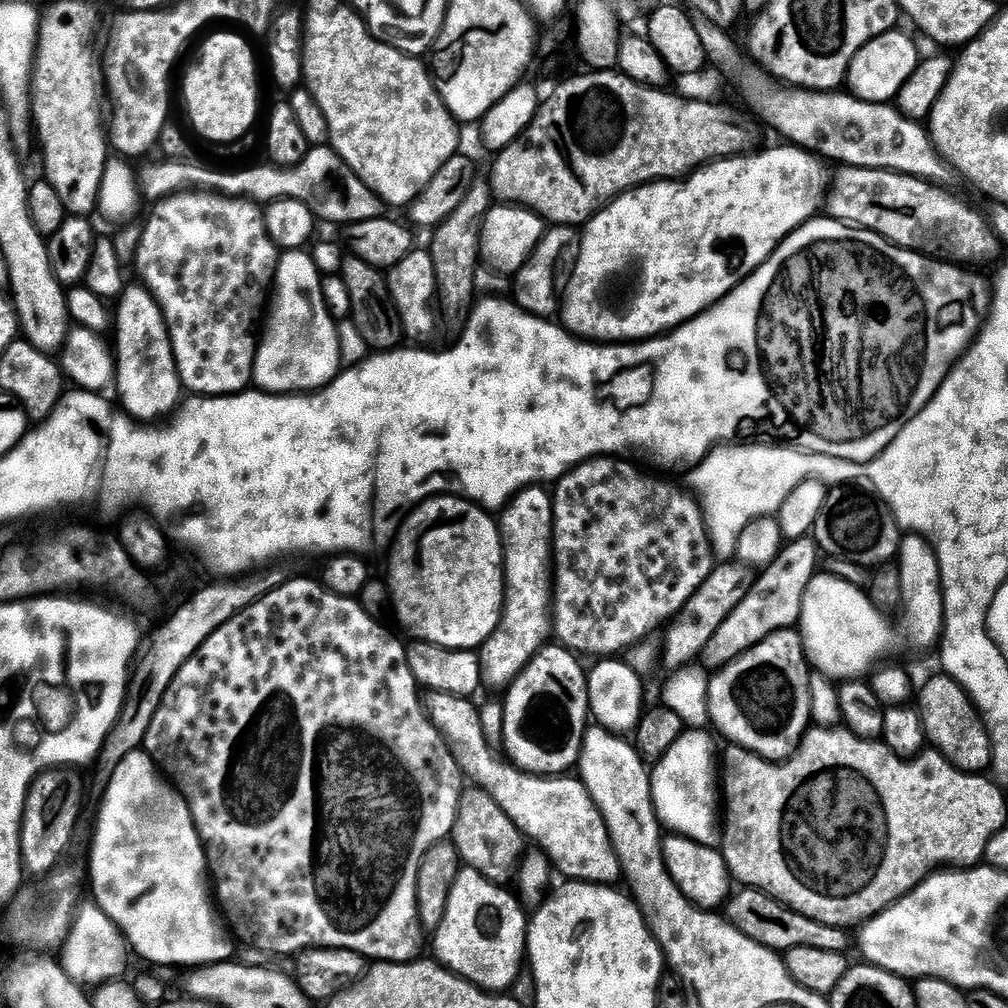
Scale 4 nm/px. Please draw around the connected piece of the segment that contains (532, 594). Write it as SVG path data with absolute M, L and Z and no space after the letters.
M529 486L517 492L498 516L500 537L504 543L504 613L490 638L480 645L478 657L485 681L507 686L545 647L550 636L550 559L552 556L552 496L544 486Z

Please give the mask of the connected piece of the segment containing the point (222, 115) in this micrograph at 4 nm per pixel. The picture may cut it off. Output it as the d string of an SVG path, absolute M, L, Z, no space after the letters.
M216 32L200 48L196 65L184 76L188 120L200 136L227 146L253 131L260 96L256 93L256 56L236 32Z

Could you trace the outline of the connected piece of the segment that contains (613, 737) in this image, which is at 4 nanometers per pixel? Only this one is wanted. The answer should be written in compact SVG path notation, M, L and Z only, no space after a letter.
M592 726L585 731L578 763L578 776L598 806L606 822L611 844L618 854L621 873L628 880L633 897L643 910L651 931L656 929L656 912L668 912L668 932L688 932L696 924L696 909L685 898L669 876L663 852L662 825L653 806L652 781L649 765L628 744L623 735Z

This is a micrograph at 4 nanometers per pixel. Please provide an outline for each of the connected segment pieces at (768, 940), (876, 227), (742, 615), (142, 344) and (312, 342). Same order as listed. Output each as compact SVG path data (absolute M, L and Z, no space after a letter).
M747 886L733 891L723 905L722 912L729 924L736 927L739 932L746 934L772 952L786 954L798 946L814 946L814 950L834 950L844 952L847 949L848 934L845 929L826 926L822 922L814 922L814 918L806 918L798 914L793 908L787 908L774 897L759 892L757 888Z
M847 166L839 169L838 184L834 186L830 197L826 204L826 212L833 220L843 220L845 224L850 224L858 228L868 228L871 232L876 232L882 238L886 238L891 244L897 244L899 248L909 248L912 252L923 252L926 256L939 258L945 262L951 262L961 266L976 266L972 264L980 264L983 260L988 260L995 254L998 249L998 241L991 228L988 226L987 219L983 215L980 216L972 209L967 208L962 201L956 196L951 196L948 190L935 184L929 184L926 180L920 180L917 176L904 176L900 172L883 172L881 168L850 168Z
M811 535L789 539L781 547L774 562L770 562L767 568L757 575L760 577L756 581L751 581L742 602L734 607L733 612L714 632L714 636L706 642L702 653L703 667L708 670L723 668L770 634L781 632L783 628L796 628L800 623L806 586L810 586L810 582L818 575L816 563L819 560L822 560L822 553Z
M143 286L125 287L118 297L118 303L120 305L114 308L114 388L120 391L119 403L131 419L137 422L156 422L159 416L167 412L175 413L182 400L182 385L168 327L152 293Z
M303 249L285 251L276 266L272 297L266 314L266 328L260 336L253 368L253 383L261 390L273 395L308 394L331 384L342 368L340 338L337 323L325 306L319 272L311 253Z

